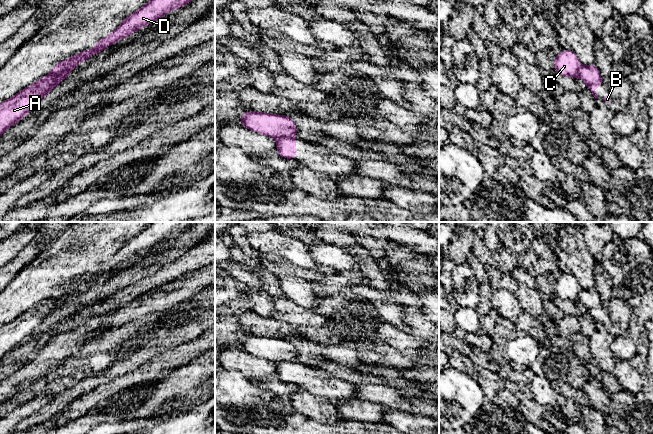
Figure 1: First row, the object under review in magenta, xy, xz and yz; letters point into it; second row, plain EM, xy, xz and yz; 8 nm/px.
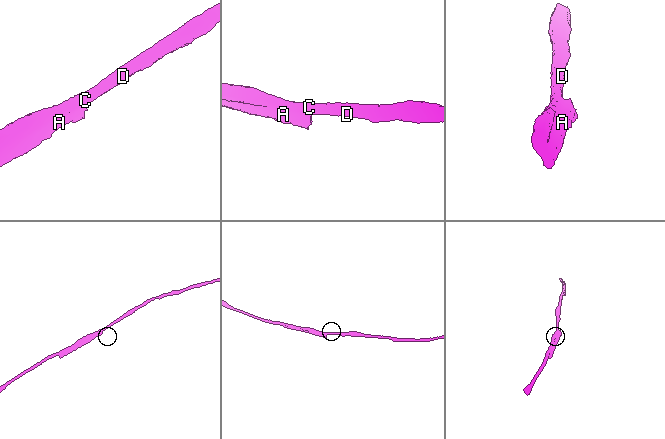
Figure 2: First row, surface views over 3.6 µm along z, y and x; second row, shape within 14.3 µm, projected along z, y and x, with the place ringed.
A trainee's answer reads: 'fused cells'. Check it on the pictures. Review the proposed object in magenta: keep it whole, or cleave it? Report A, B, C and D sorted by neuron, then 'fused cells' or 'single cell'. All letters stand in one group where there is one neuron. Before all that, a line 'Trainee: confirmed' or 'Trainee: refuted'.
Trainee: confirmed
groups A B / C D; fused cells

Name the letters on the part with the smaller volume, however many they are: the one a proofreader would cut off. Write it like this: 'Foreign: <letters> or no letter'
Foreign: A, B

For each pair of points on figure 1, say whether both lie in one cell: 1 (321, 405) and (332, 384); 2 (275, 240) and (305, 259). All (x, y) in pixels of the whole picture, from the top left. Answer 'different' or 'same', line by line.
1: different
2: same

